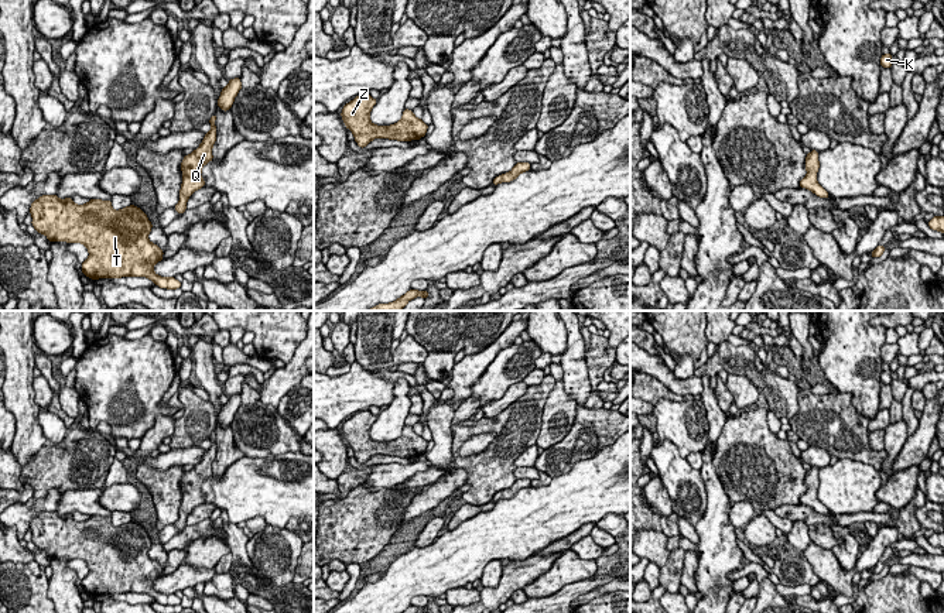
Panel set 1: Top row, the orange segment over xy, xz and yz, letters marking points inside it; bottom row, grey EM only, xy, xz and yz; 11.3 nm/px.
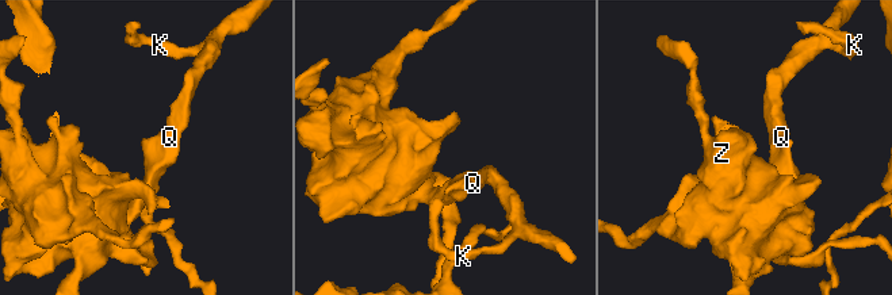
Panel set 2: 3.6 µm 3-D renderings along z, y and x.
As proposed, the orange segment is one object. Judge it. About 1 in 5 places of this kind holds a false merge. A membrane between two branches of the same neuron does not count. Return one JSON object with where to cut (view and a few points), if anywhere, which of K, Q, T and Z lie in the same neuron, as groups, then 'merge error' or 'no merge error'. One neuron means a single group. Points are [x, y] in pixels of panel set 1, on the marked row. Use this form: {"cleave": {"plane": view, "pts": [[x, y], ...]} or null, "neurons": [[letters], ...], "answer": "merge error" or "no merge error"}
{"cleave": null, "neurons": [["K", "Q", "T", "Z"]], "answer": "no merge error"}

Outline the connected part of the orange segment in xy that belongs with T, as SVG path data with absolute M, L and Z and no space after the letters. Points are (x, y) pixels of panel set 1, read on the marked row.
M42 195L31 203L31 225L52 242L82 243L89 257L82 263L82 271L92 280L147 277L160 288L181 288L174 277L160 277L154 273L154 264L163 260L164 251L148 240L153 225L147 215L130 205L120 210L112 208L112 201L90 199L85 205L76 205L71 198L59 199L57 195Z

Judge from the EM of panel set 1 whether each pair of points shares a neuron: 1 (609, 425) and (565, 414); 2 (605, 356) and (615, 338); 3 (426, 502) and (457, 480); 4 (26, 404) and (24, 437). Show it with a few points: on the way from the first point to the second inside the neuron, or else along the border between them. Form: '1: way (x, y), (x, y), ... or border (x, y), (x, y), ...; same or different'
1: border (577, 413), (570, 431), (554, 444); different
2: border (606, 338), (606, 342), (615, 349); different
3: way (433, 496), (450, 483); same
4: way (26, 413), (26, 428); same

